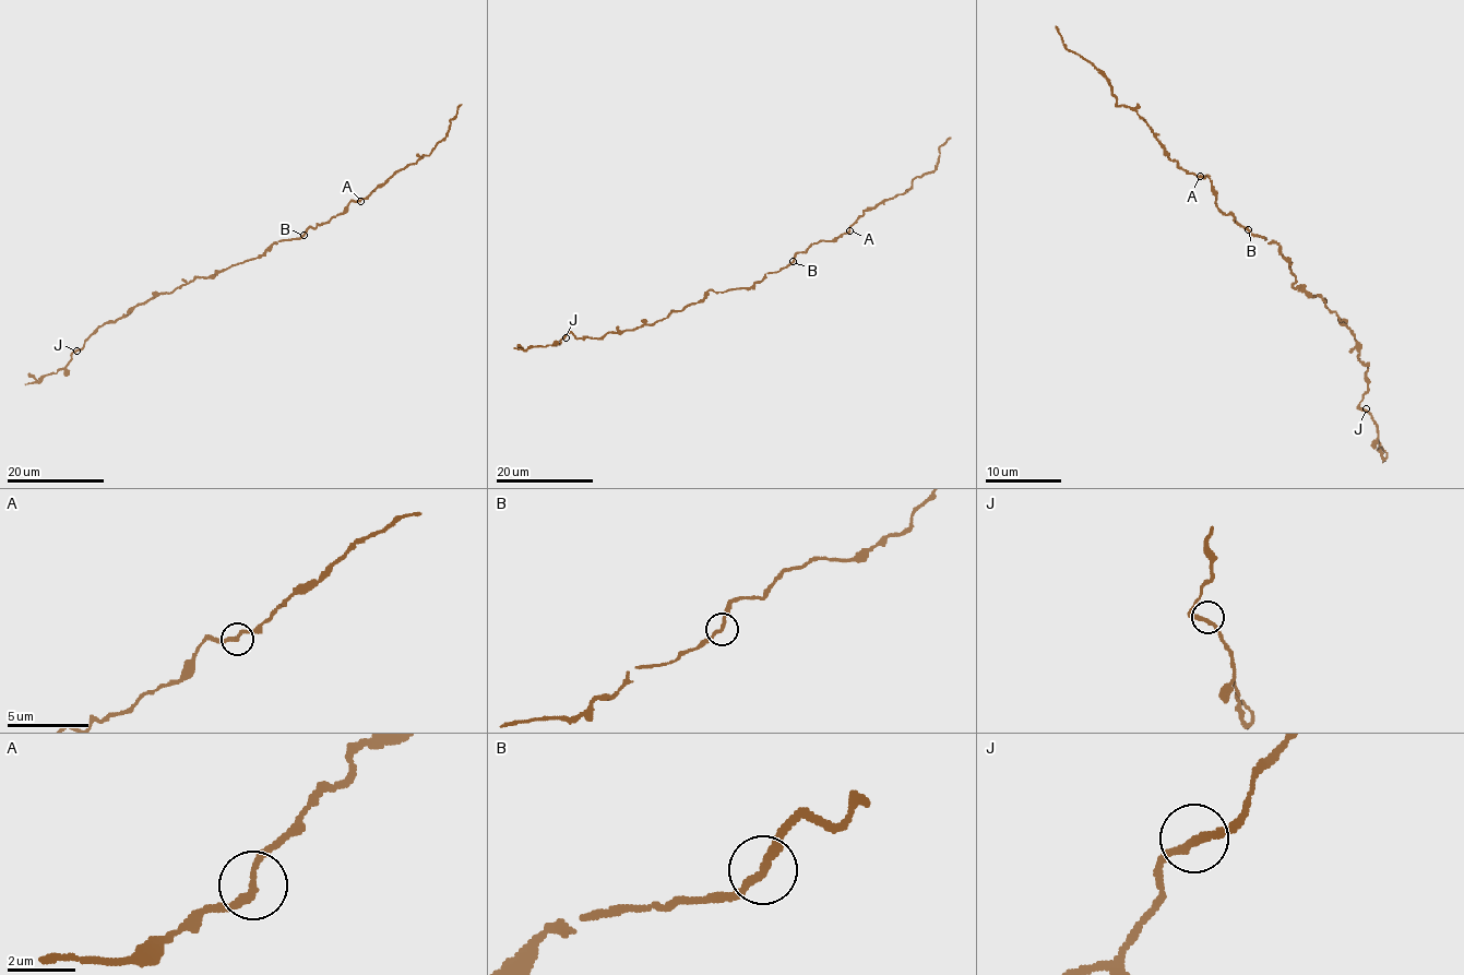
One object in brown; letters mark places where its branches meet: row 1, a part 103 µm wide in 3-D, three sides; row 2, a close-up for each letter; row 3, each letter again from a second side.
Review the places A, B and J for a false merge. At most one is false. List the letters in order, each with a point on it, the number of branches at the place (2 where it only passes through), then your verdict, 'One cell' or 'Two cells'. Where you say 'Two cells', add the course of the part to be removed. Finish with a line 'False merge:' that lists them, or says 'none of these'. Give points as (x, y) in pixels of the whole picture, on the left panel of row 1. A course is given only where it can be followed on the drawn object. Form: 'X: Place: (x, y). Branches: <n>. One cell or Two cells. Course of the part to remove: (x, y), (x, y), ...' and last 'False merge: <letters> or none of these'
A: Place: (360, 201). Branches: 2. One cell
B: Place: (304, 235). Branches: 2. One cell
J: Place: (76, 351). Branches: 2. One cell
False merge: none of these

